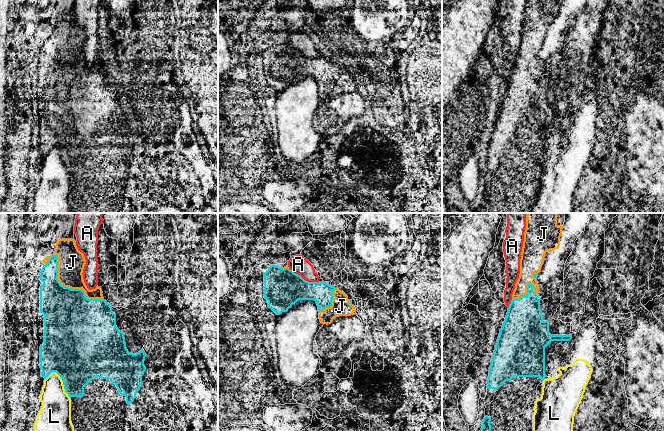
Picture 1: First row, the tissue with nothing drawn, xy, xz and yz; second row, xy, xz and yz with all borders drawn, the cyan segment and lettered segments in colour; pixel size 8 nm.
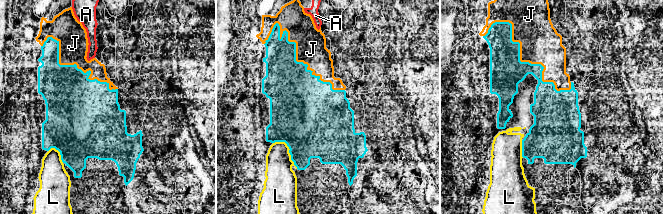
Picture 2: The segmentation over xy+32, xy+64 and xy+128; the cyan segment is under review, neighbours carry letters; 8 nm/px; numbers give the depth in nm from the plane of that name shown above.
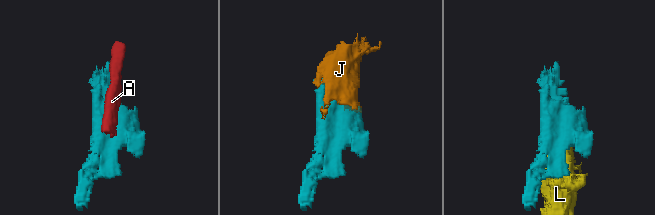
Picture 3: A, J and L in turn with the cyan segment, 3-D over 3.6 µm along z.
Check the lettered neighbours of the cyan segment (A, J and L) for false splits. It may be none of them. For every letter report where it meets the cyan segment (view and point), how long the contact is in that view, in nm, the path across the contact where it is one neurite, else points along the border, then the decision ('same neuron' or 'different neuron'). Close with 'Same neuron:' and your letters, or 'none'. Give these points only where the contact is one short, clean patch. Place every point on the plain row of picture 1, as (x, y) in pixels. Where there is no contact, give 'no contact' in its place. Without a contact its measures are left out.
A: meets cyan in xz at (302, 54); contact 280 nm long; different neuron
J: meets cyan in xy at (68, 63); contact 550 nm long; same neuron
L: meets cyan in xy at (63, 159); contact 260 nm long; different neuron
Same neuron: J

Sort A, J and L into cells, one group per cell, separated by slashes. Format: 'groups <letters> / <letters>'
groups A / J / L

